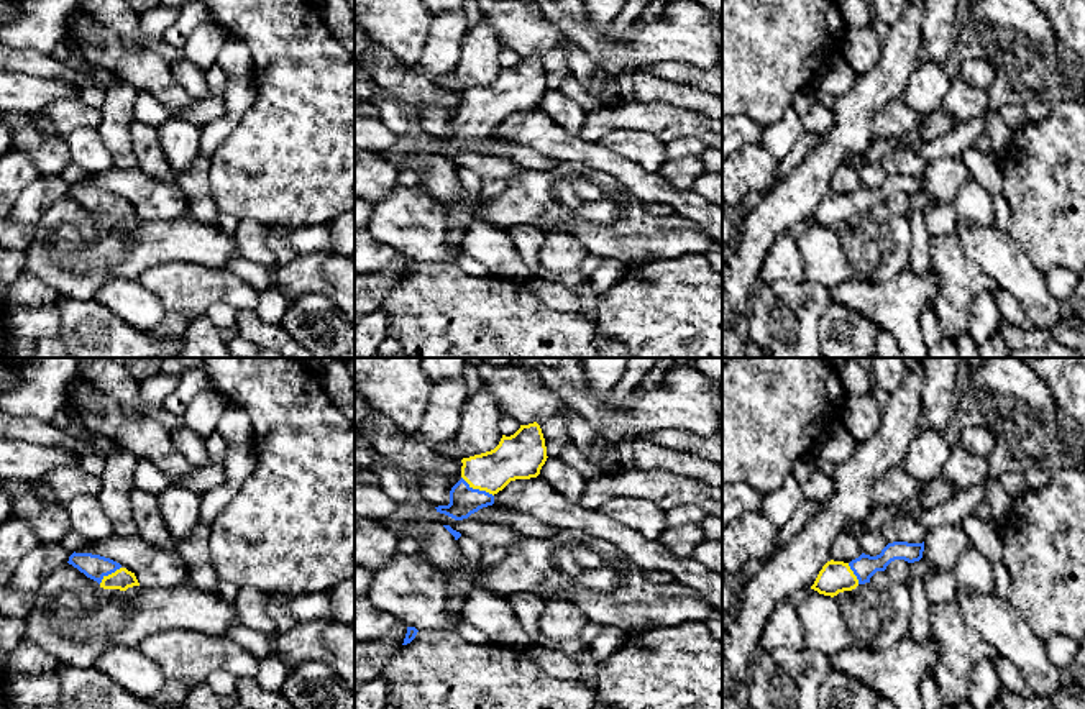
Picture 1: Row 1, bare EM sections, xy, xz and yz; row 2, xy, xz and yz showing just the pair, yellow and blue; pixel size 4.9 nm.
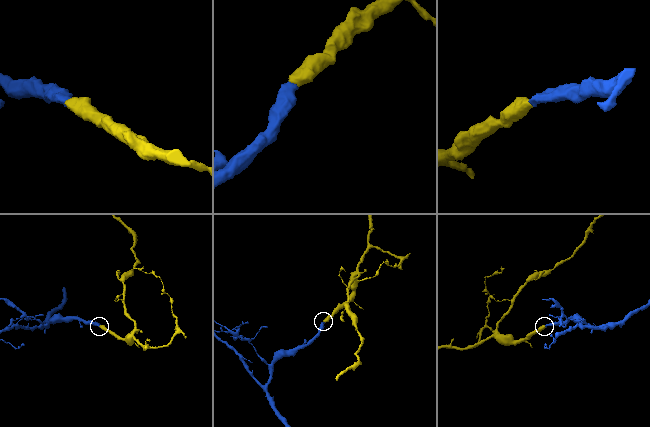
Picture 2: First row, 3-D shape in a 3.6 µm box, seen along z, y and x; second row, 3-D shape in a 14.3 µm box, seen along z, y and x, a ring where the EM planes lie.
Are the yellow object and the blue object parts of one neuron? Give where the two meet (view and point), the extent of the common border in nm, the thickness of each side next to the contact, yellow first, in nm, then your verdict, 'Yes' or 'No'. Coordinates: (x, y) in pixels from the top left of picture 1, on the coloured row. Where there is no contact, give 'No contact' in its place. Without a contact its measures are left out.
Touches yellow at xz (478, 488). Shared border 190 nm. Thickness 220 nm (yellow) against 140 nm. Yes

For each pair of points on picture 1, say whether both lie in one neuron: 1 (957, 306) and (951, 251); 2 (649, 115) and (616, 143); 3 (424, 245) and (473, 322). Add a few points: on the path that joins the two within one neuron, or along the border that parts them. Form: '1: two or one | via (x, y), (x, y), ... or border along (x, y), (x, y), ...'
1: one | via (957, 292), (957, 273), (951, 265)
2: two | border along (596, 141), (613, 130), (637, 128), (665, 145)
3: two | border along (419, 261), (455, 263)

